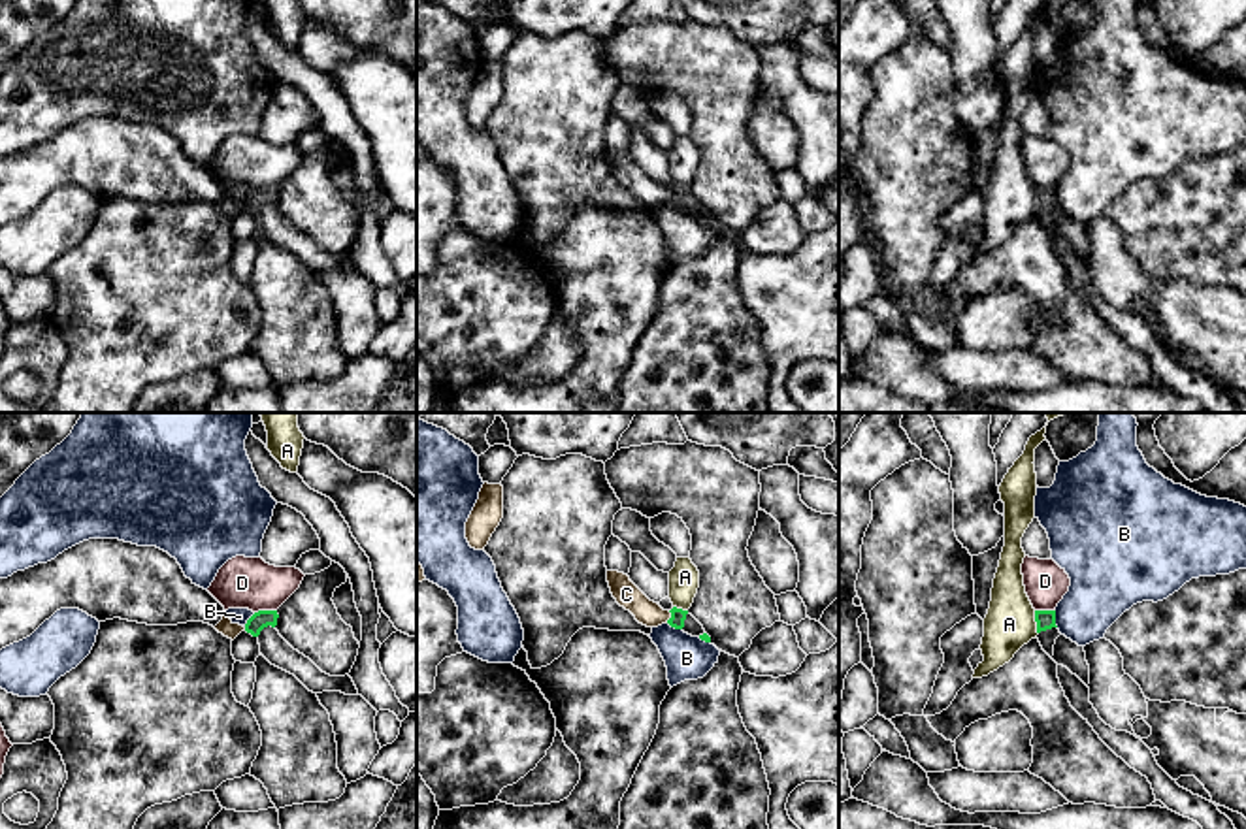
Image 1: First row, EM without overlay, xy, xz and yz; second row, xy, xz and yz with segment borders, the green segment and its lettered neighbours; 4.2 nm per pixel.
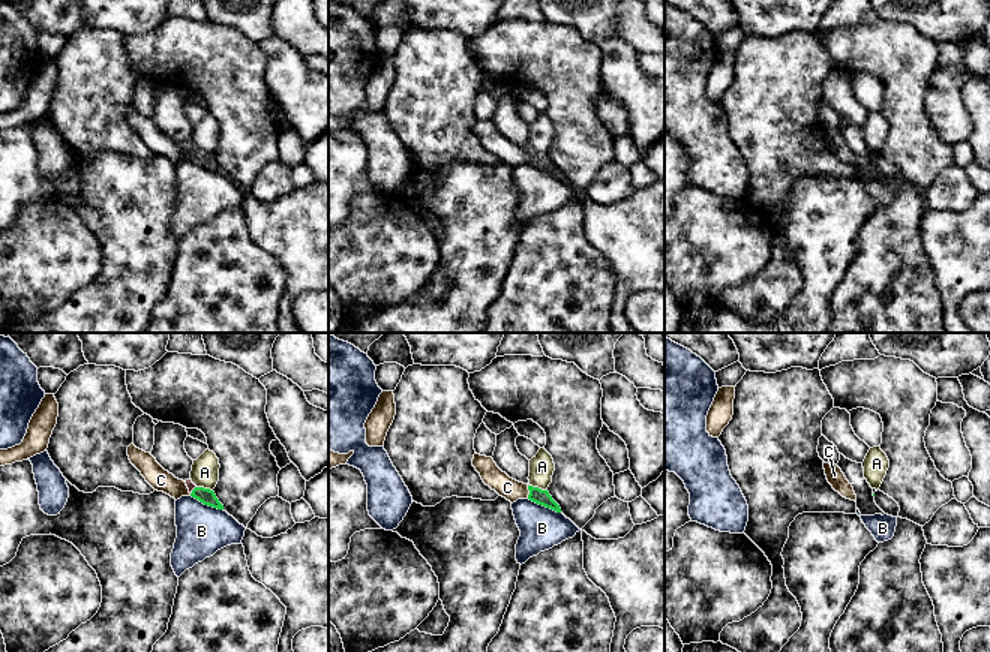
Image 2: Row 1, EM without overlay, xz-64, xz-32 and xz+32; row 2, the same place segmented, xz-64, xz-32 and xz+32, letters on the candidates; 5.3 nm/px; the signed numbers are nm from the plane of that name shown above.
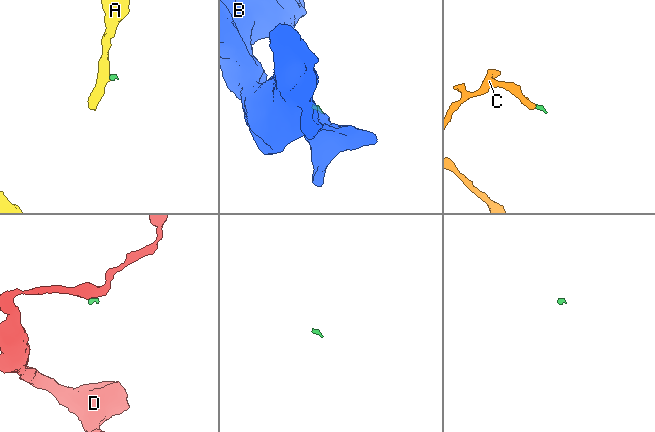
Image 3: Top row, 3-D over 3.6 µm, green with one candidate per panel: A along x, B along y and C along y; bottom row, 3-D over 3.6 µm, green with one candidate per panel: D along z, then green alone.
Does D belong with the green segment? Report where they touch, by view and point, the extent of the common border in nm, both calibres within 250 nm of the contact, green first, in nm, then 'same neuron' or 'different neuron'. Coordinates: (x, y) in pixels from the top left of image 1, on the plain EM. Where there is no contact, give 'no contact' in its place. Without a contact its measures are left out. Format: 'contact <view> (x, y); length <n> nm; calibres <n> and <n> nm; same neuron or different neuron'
contact xy (264, 189); length 100 nm; calibres 80 and 220 nm; different neuron

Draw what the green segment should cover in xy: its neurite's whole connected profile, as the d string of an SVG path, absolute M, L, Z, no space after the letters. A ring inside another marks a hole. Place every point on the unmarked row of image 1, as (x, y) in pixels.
M258 188L245 202L245 209L258 217L260 232L271 243L294 252L313 271L341 269L345 273L358 273L349 252L330 254L309 236L294 228L275 207L277 196L277 188Z

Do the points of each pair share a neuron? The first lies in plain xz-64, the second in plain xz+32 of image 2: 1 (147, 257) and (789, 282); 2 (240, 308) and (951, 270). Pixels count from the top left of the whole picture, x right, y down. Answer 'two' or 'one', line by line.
1: two
2: two

